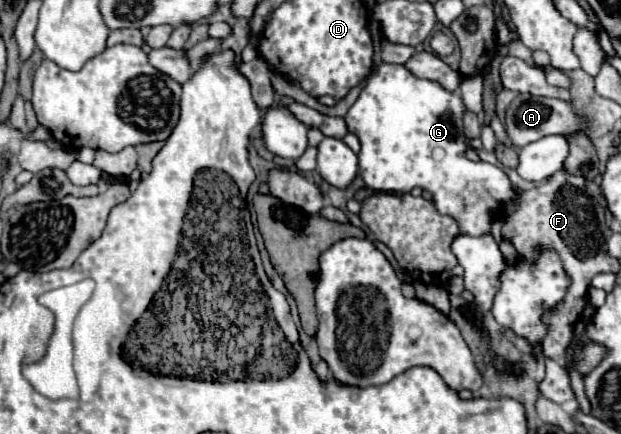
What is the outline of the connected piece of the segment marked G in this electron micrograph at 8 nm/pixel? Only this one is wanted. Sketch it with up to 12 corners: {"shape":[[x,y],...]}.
{"shape":[[382,63],[348,109],[374,191],[432,193],[462,235],[516,199],[458,91]]}

